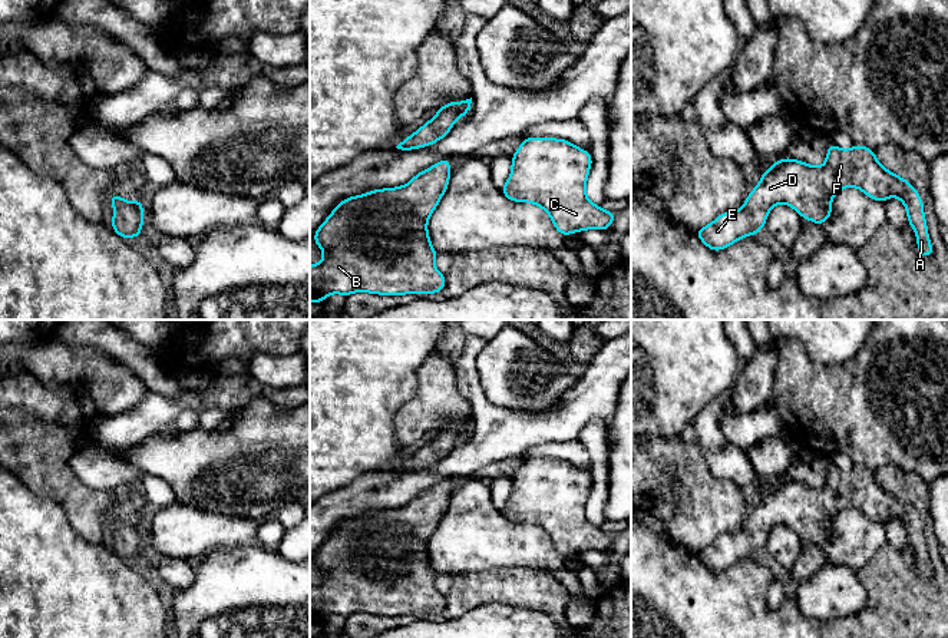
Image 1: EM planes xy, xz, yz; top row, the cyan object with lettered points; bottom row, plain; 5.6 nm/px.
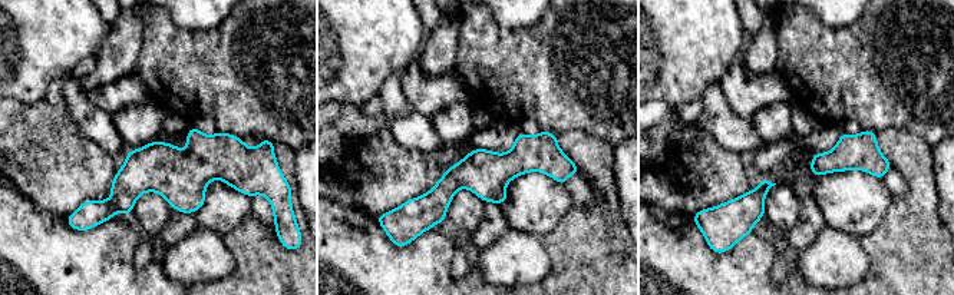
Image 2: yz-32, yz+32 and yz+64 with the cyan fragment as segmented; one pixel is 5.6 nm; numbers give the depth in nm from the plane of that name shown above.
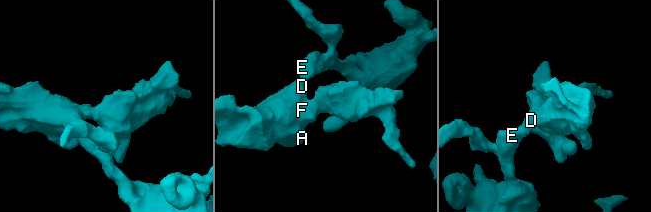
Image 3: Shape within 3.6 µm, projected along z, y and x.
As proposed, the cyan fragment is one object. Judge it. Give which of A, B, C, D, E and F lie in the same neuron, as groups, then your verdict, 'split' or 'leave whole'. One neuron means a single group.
A B C D E F | leave whole

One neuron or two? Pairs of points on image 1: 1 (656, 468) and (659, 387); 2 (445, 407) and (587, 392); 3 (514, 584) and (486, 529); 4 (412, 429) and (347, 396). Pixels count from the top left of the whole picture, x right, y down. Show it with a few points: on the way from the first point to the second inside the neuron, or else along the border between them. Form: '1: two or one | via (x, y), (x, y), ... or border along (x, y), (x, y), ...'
1: two | border along (646, 433), (679, 437)
2: two | border along (456, 380), (456, 389), (471, 403)
3: two | border along (537, 568), (486, 568), (472, 572)
4: two | border along (415, 393), (395, 416), (395, 437), (403, 448)

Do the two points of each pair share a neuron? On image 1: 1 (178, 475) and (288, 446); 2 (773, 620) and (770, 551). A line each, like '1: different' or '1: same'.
1: same
2: different

